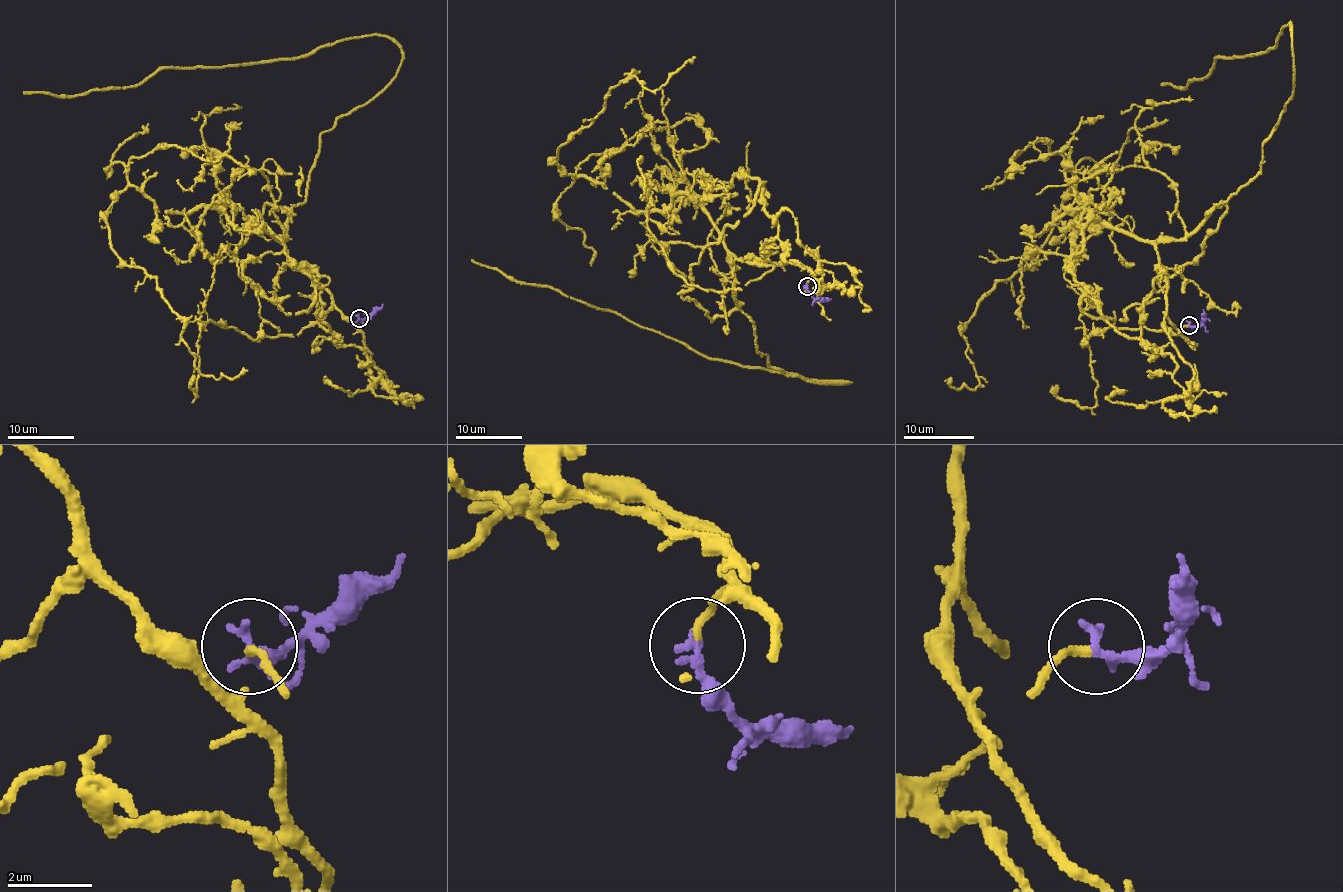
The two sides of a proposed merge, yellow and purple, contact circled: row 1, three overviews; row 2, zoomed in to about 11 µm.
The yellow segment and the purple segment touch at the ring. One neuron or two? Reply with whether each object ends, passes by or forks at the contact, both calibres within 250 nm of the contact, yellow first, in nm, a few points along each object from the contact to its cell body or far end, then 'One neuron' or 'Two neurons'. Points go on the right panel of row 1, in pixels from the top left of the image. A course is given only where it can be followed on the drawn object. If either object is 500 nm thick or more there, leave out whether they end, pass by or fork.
At the ring yellow ends. At the ring purple ends. Thickness 170 nm (yellow) against 280 nm. Course of yellow: (1189, 325), (1166, 330), (1157, 244), (1258, 173), (1292, 96), (1290, 22), (1269, 50), (1160, 86). Course of purple: (1189, 325), (1203, 322), (1203, 309). One neuron

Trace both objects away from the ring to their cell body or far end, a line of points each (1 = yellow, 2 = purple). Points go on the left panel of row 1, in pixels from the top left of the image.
1: (359, 319), (364, 332), (283, 242), (324, 131), (396, 74), (402, 51), (391, 39), (23, 94)
2: (359, 319), (372, 315), (382, 304)

